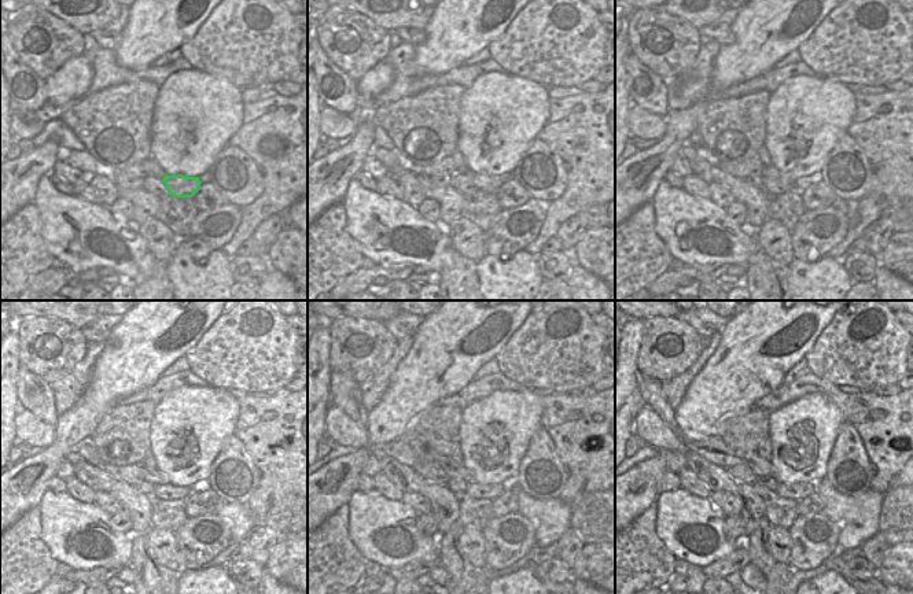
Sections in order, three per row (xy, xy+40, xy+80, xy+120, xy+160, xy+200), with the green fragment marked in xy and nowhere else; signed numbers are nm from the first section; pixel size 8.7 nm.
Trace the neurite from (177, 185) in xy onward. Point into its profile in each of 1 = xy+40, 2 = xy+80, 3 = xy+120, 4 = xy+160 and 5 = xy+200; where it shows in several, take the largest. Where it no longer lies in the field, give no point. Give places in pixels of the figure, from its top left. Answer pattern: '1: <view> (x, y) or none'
1: xy+40 (489, 184)
2: xy+80 (769, 170)
3: xy+120 (154, 476)
4: xy+160 (400, 450)
5: xy+200 (714, 450)

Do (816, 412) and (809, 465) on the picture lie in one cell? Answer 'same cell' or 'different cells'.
same cell

